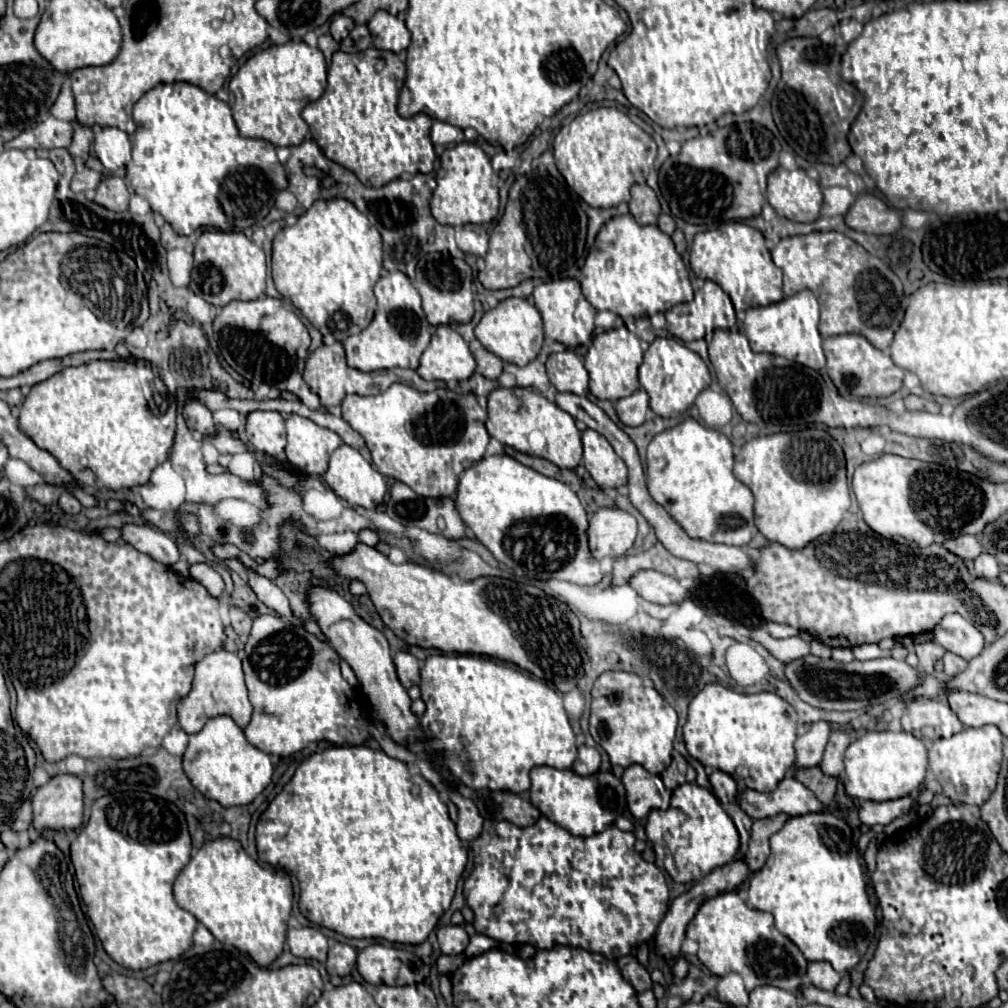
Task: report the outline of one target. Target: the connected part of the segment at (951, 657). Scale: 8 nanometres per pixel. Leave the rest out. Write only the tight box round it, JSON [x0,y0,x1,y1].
[944,653,968,675]

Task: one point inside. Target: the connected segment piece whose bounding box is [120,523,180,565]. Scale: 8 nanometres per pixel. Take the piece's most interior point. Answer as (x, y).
(159, 546)

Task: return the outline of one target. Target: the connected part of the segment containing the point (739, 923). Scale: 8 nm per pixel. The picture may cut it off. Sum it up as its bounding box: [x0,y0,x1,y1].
[686,889,808,991]

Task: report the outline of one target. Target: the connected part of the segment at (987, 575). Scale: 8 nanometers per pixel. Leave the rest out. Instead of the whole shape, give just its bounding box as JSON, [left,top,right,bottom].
[974,553,1000,579]

